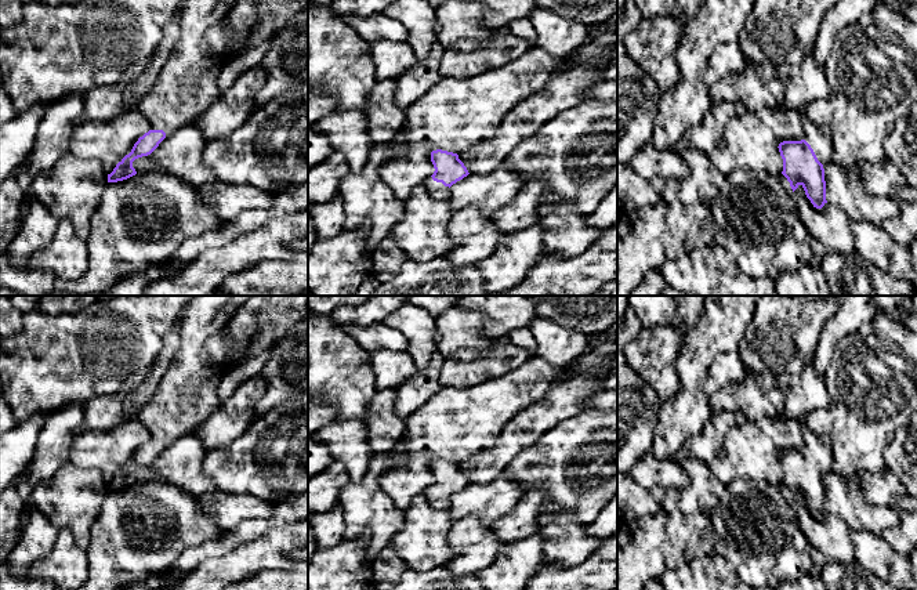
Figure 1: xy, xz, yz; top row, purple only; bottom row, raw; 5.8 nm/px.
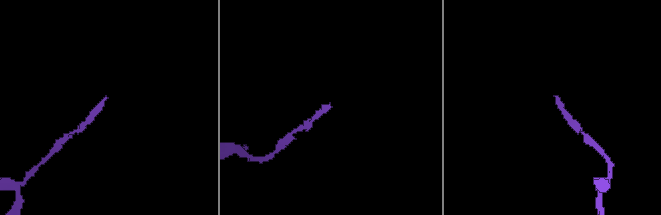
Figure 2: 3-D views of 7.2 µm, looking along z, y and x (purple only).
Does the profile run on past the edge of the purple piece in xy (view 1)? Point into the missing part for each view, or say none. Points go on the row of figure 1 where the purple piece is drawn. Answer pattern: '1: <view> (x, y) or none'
1: xy (187, 84)

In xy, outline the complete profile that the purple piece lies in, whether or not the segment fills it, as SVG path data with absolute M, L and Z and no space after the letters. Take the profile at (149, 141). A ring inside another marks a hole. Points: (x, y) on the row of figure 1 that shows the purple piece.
M184 0L181 3L178 17L180 36L175 46L160 69L152 88L135 105L153 129L138 138L131 152L108 174L108 182L117 182L135 175L137 171L133 167L135 159L151 155L167 135L173 134L178 127L193 123L221 97L217 76L226 57L222 50L211 47L204 40L204 33L221 22L236 1Z

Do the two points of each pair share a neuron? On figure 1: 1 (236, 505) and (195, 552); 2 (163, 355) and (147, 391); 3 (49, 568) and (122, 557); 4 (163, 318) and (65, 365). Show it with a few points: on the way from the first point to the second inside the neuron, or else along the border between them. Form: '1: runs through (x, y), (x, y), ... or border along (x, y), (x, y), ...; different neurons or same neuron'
1: border along (257, 518), (242, 520), (227, 532); different neurons
2: runs through (160, 364), (148, 383); same neuron
3: border along (84, 550), (89, 575); different neurons
4: runs through (138, 325), (109, 351), (90, 353); same neuron

